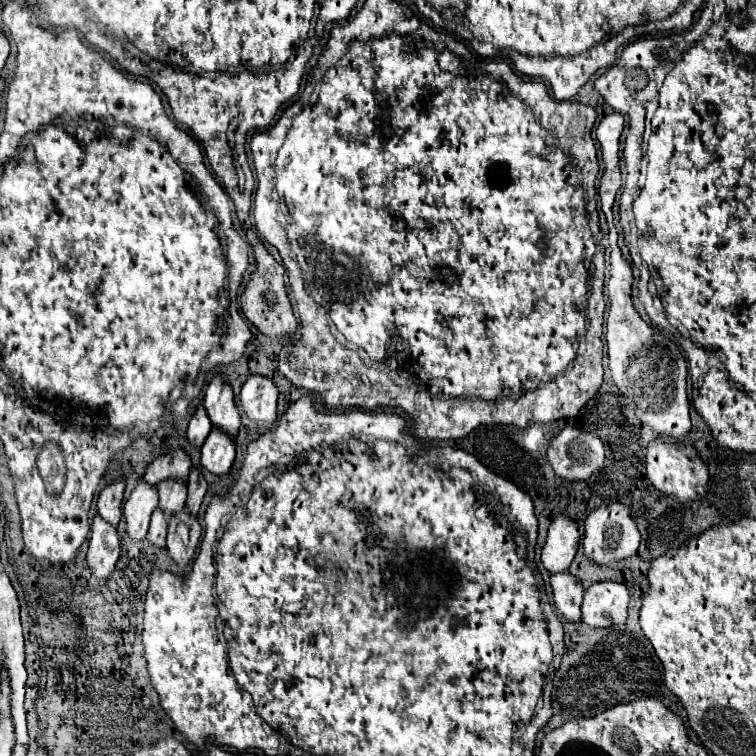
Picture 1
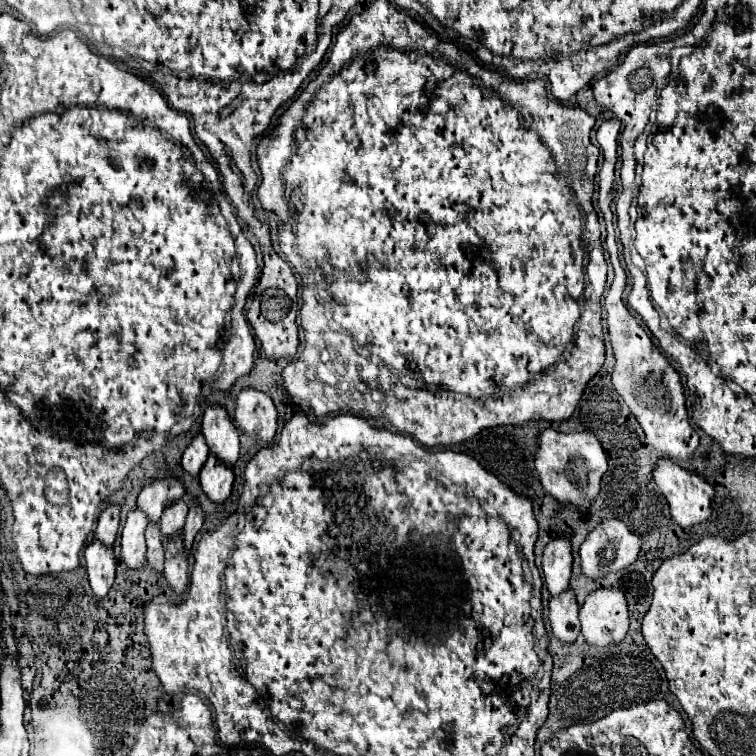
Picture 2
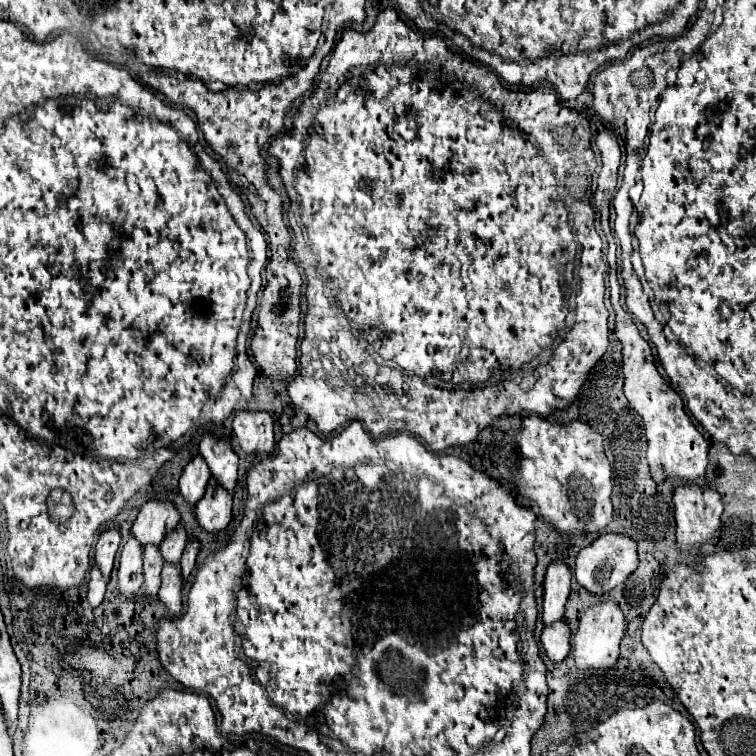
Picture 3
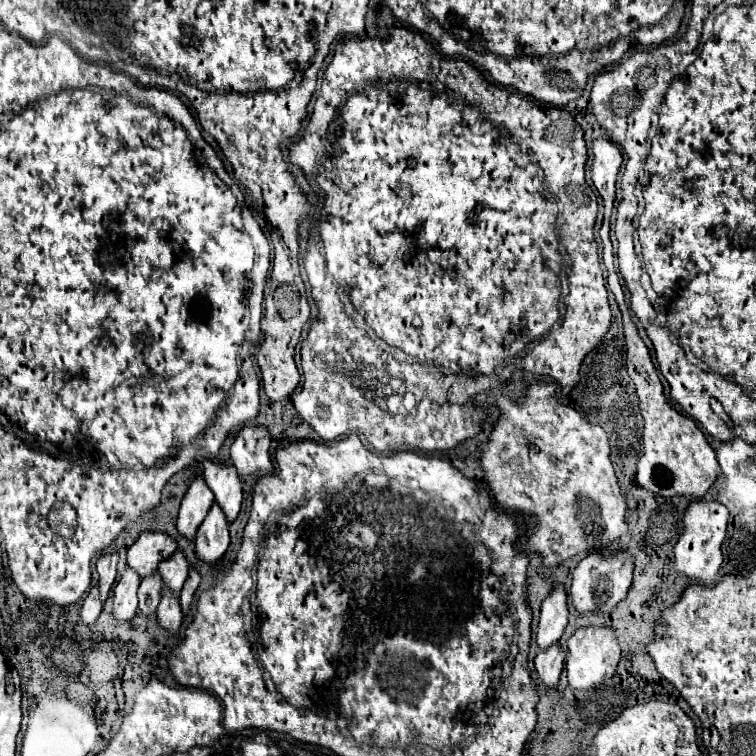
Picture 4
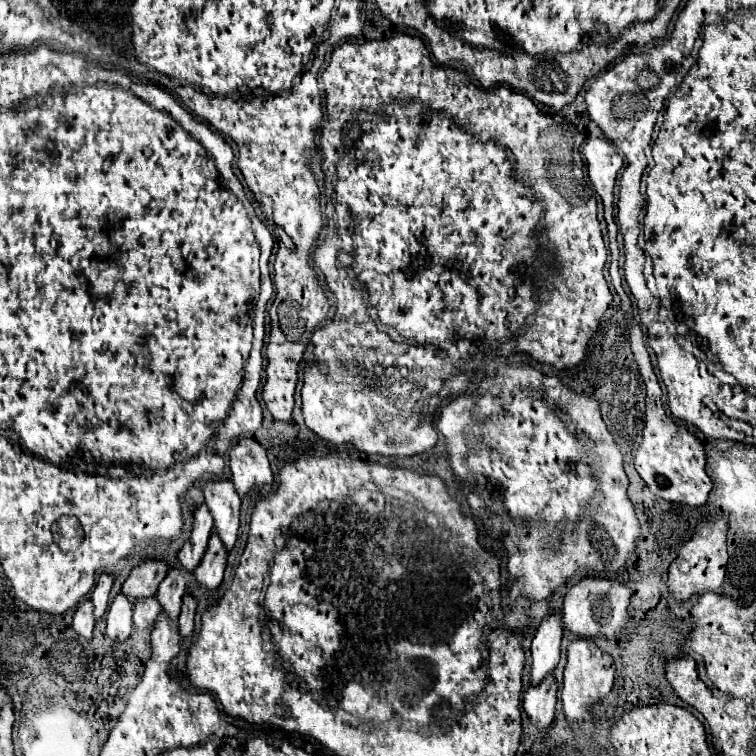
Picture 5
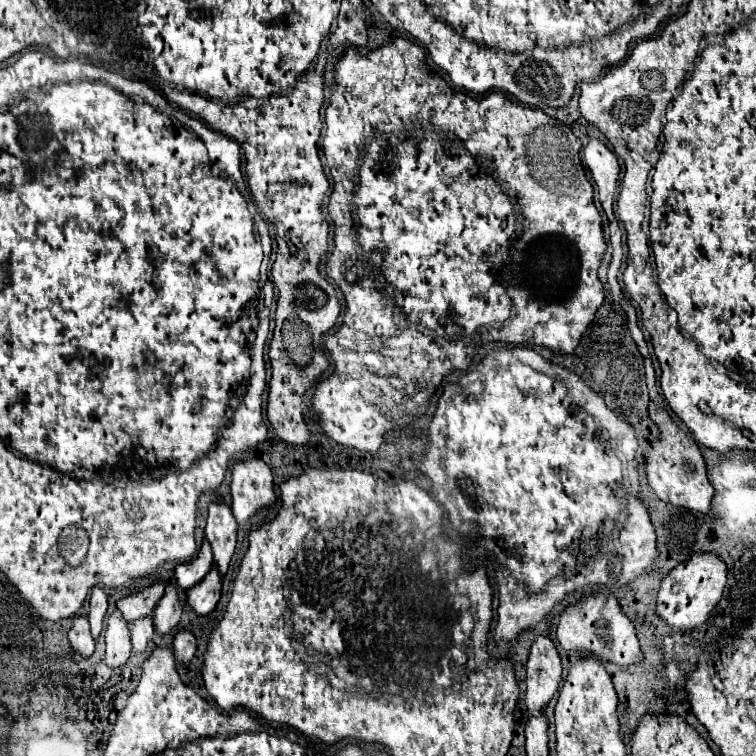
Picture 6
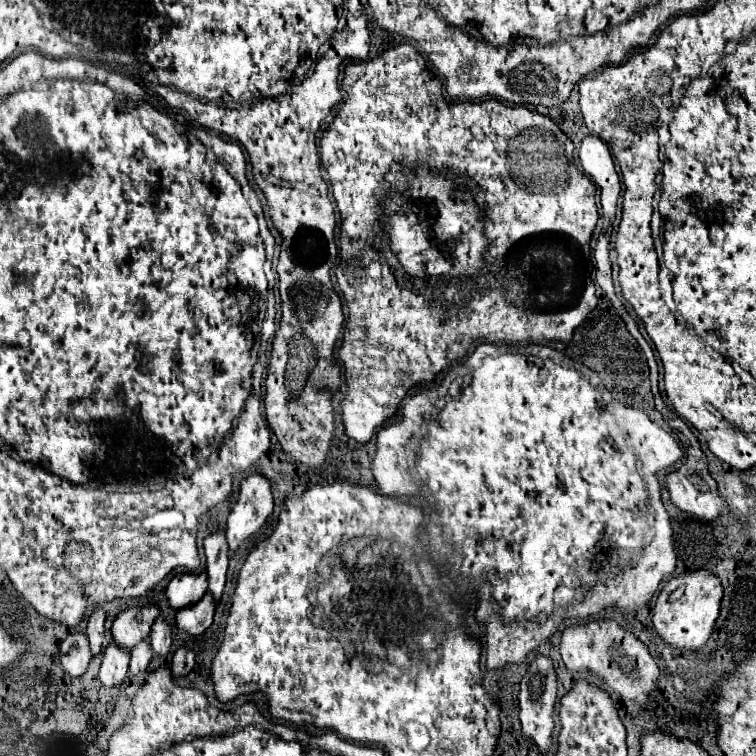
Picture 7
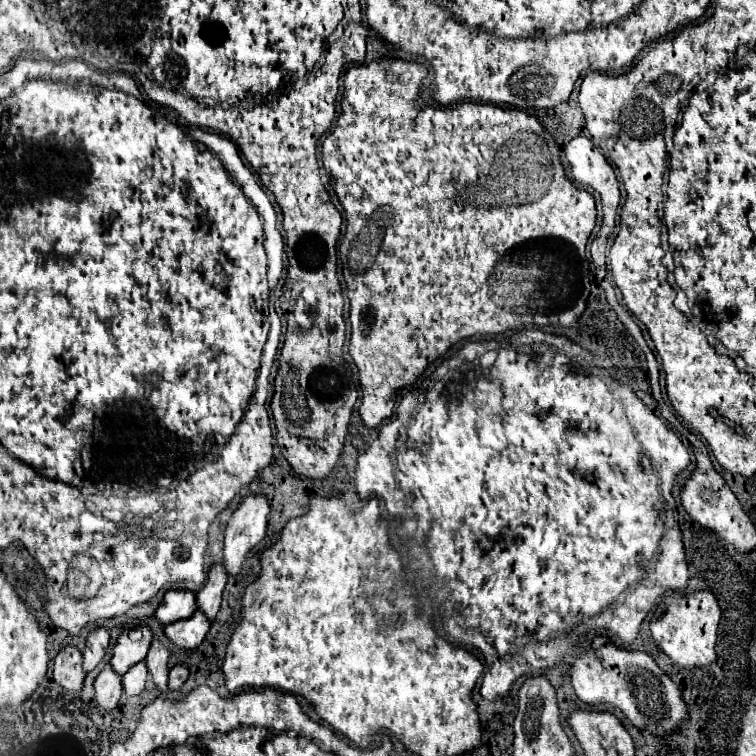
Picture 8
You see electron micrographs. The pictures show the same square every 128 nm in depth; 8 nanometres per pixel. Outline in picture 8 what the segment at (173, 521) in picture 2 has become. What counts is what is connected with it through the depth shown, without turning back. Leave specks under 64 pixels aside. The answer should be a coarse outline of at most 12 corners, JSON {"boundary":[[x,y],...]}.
{"boundary":[[154,640],[144,662],[154,686],[168,692],[168,650]]}

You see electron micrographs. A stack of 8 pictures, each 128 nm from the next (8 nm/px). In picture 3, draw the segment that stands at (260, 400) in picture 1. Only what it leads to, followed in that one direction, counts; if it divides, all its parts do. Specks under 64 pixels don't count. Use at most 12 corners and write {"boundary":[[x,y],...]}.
{"boundary":[[236,412],[240,450],[272,452],[274,424],[266,412]]}

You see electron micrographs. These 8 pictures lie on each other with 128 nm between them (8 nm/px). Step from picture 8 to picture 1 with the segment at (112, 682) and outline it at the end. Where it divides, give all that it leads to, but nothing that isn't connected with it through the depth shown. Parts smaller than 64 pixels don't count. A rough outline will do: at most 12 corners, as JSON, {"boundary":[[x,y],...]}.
{"boundary":[[138,482],[124,504],[126,536],[144,542],[158,490]]}

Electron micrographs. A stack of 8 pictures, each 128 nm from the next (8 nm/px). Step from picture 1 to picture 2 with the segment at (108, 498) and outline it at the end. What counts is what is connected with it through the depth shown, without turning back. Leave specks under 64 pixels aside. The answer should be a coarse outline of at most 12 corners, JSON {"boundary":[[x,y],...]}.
{"boundary":[[118,506],[102,512],[96,538],[112,548],[118,532]]}

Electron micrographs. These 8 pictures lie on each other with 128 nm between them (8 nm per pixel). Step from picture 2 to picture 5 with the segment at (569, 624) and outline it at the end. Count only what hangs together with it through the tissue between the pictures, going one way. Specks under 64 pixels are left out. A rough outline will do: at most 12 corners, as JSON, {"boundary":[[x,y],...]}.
{"boundary":[[554,676],[524,692],[524,712],[546,736],[556,706]]}

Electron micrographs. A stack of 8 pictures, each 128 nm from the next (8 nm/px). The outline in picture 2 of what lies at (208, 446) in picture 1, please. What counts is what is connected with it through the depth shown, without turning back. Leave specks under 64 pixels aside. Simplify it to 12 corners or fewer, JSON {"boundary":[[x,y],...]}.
{"boundary":[[208,456],[200,486],[212,504],[232,494],[232,470]]}

